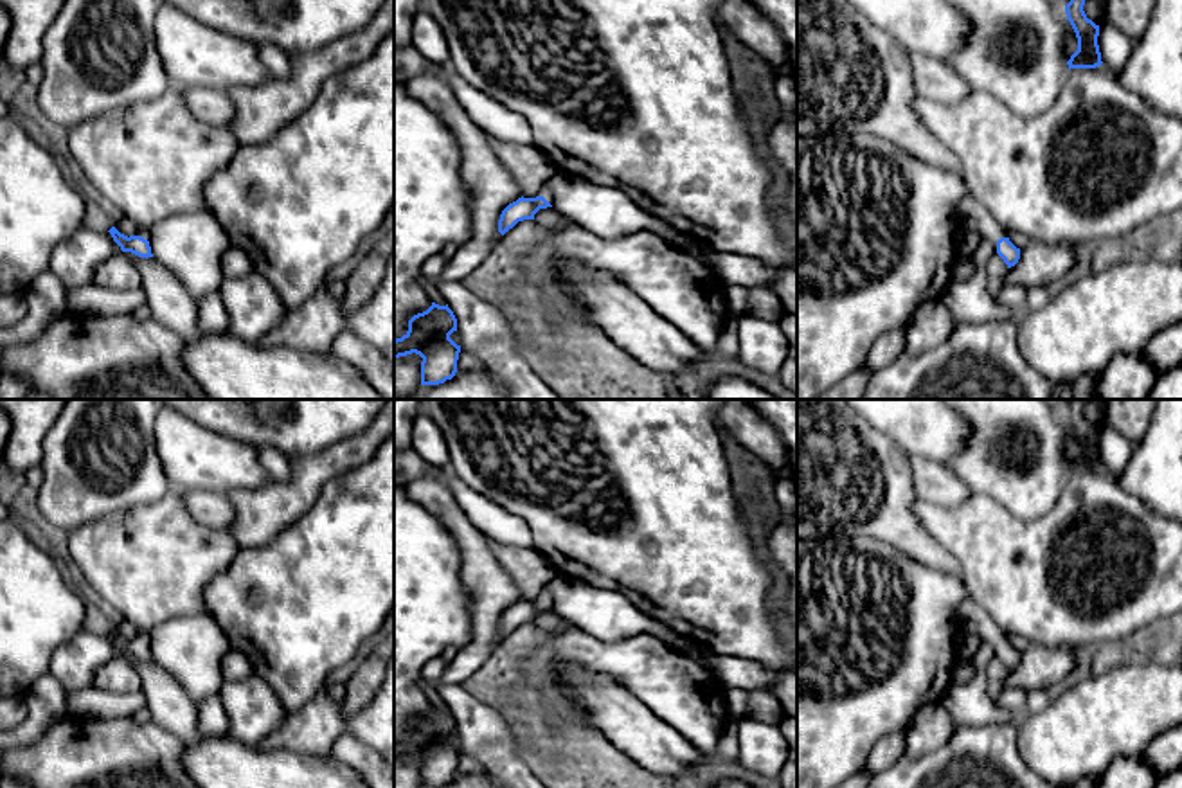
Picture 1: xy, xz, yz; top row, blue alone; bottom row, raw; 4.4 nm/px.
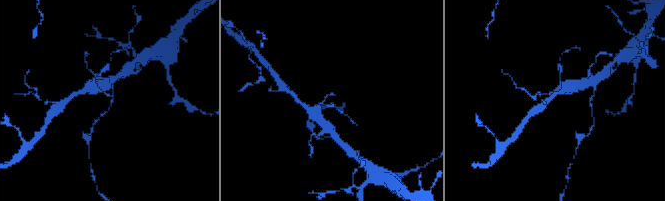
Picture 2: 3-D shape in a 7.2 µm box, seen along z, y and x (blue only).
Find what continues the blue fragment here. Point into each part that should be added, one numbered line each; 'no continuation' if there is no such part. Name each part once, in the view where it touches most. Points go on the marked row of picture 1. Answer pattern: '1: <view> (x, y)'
1: yz (976, 216)

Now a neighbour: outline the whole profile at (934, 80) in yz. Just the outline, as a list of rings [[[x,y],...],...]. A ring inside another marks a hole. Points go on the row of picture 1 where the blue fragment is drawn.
[[[909,52],[912,81],[919,97],[955,104],[972,94],[972,86],[945,61]]]

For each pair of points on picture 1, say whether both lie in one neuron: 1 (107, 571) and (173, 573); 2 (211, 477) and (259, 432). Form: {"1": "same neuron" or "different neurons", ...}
{"1": "same neuron", "2": "different neurons"}

